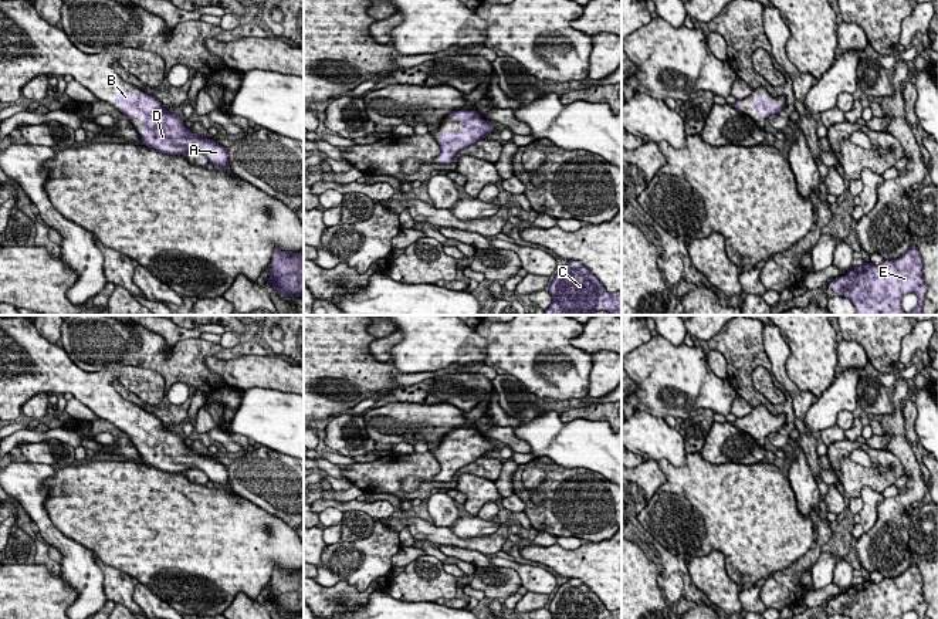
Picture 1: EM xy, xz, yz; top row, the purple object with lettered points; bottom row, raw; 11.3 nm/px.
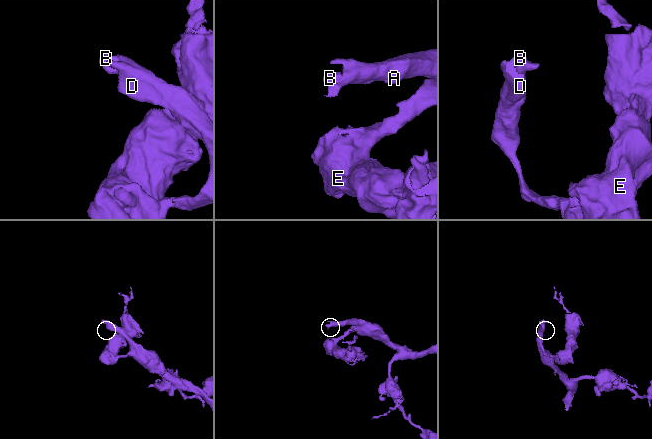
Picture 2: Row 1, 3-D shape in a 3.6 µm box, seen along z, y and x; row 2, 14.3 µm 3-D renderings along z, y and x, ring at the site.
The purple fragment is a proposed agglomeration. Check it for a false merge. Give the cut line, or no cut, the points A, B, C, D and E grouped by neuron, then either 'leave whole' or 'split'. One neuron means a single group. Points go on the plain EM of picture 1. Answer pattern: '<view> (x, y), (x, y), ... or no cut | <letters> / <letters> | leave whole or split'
no cut | A B C D E | leave whole

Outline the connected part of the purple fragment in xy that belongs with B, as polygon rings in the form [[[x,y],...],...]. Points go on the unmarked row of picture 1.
[[[122,409],[115,422],[128,437],[143,436],[142,463],[166,473],[186,474],[189,469],[199,469],[210,481],[226,484],[231,491],[227,466],[207,454],[193,451],[179,433],[165,427],[155,415],[143,409],[138,413]]]

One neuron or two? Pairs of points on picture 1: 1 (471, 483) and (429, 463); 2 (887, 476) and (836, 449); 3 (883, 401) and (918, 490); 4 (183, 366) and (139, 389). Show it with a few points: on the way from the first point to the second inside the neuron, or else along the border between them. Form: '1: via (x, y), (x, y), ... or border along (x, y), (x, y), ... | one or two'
1: border along (491, 480), (463, 473), (454, 487) | two
2: via (873, 476), (859, 476), (846, 463) | one
3: border along (891, 398), (893, 411), (880, 416) | two
4: border along (165, 381), (158, 403), (132, 392) | two

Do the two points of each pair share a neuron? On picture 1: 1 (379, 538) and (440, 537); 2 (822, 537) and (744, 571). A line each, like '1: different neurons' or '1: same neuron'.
1: different neurons
2: different neurons

